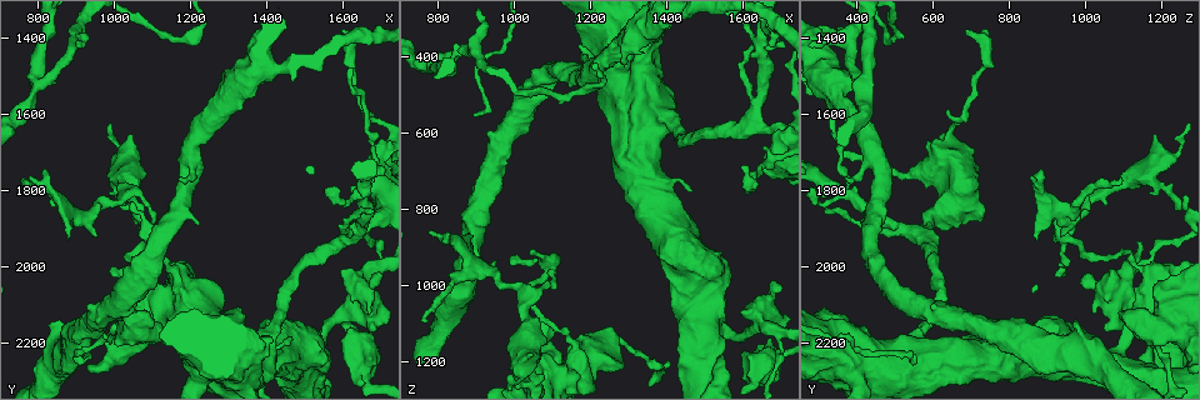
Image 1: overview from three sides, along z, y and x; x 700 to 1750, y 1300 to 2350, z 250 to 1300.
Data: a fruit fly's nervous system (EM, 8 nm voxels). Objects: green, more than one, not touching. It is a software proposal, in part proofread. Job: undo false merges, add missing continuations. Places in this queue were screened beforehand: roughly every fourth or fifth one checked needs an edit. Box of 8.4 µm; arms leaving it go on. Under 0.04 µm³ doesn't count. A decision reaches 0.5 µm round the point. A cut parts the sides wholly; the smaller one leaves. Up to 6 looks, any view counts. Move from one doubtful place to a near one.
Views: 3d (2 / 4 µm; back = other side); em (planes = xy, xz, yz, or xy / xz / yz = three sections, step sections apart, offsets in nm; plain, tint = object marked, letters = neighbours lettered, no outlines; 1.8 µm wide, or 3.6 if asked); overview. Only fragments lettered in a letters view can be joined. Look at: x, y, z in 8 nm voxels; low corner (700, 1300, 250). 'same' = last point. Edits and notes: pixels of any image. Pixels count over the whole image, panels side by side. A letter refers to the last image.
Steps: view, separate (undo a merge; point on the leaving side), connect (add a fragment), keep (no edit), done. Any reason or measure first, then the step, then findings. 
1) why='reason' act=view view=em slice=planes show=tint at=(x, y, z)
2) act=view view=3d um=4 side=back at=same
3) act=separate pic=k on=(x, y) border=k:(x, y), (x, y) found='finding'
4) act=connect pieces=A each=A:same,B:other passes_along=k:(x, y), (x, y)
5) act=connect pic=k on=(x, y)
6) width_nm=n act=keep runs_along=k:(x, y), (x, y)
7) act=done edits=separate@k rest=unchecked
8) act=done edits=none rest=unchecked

why='free end' act=view view=em slice=planes show=letters at=(785, 1760, 855)

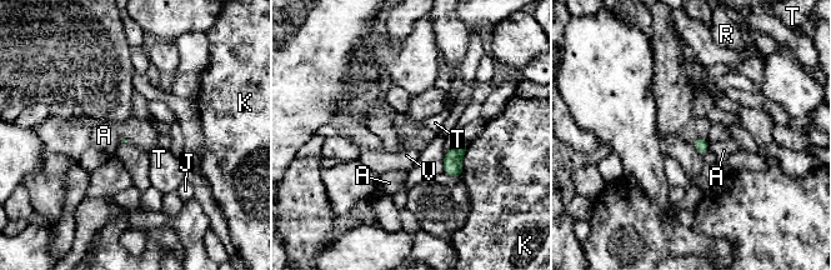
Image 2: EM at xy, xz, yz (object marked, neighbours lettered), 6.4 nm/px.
longest_contact=K:220nm act=keep each=A:other,J:other,K:other,R:other,T:other,V:other border=2:(706, 140), (709, 149) found='none of them fits'

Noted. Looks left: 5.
act=view view=em slice=xz step=8 show=letters at=(1165, 2010, 1155)

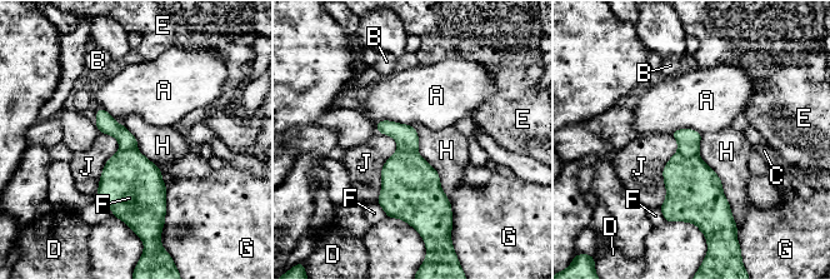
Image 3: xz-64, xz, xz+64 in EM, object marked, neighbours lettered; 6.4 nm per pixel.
act=separate pic=3 on=(406, 138) each=A:other,B:other,C:other,D:other,E:other,F:other,G:other,H:other,J:other border=3:(398, 148), (405, 152), (416, 152) found='two neurons meet here'

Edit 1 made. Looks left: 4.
why='tapers out' act=view view=em slice=yz step=4 show=letters at=(945, 1925, 940)

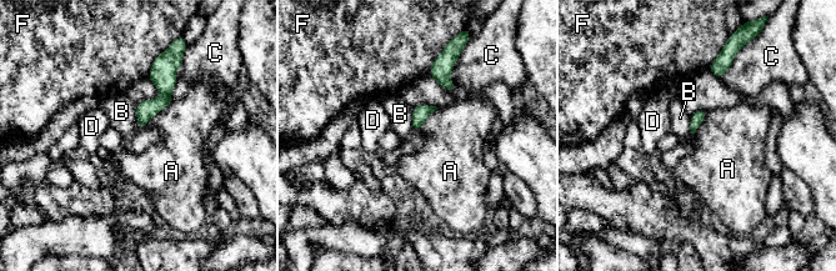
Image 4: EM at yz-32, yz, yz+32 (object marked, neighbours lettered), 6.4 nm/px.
act=keep each=A:other,B:other,C:other,D:other,F:other border=4:(171, 99), (145, 125) found='none of them fits'

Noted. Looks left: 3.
act=done edits=separate@3 rest=unchecked

